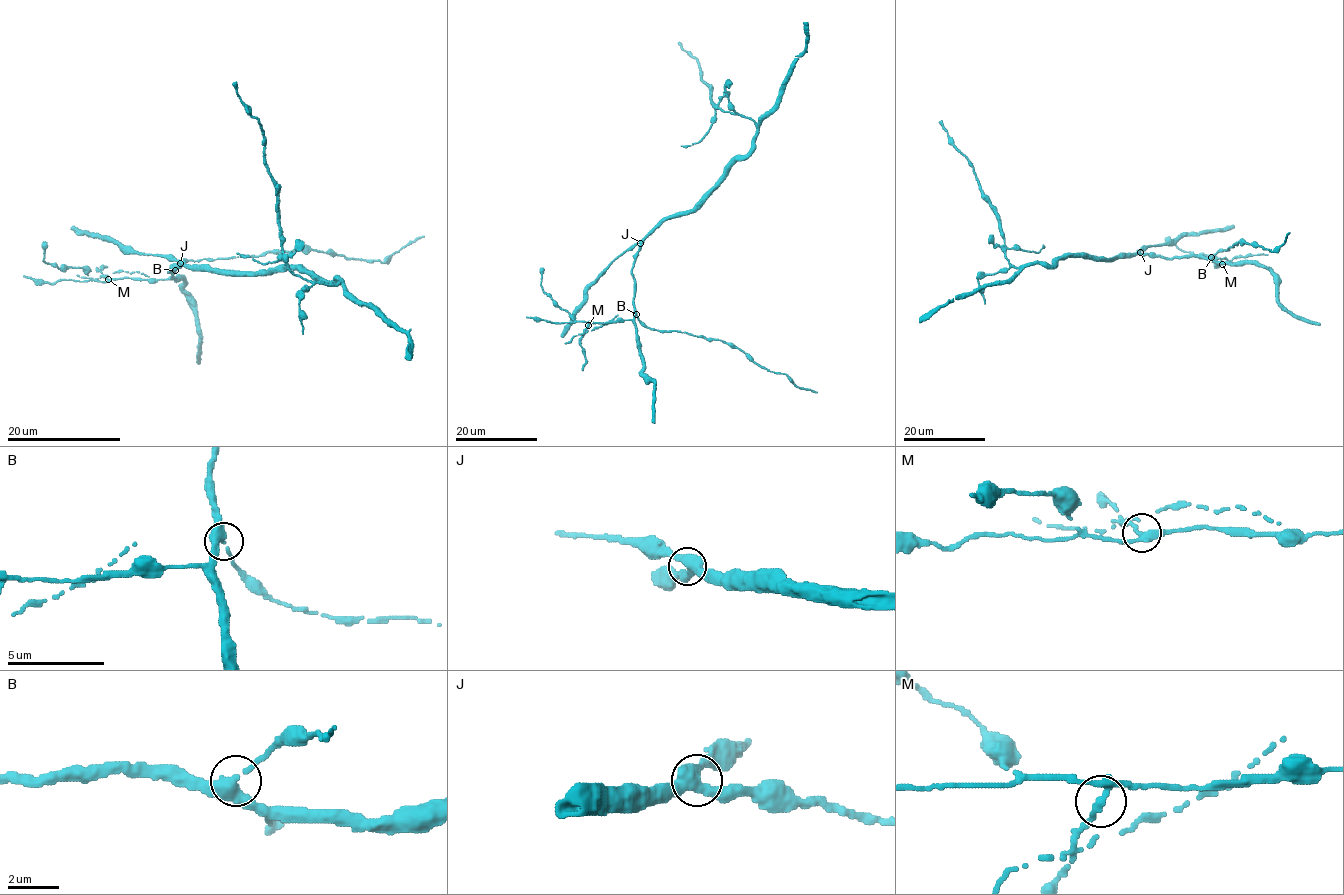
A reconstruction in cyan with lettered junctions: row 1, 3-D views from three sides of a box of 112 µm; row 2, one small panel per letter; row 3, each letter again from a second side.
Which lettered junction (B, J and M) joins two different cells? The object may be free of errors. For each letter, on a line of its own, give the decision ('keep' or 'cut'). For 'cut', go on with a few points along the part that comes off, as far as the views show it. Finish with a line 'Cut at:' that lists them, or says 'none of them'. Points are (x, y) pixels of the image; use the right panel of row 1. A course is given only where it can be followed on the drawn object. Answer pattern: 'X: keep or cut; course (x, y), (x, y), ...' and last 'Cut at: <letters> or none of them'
B: keep
J: keep
M: cut; course (1222, 263), (1234, 257), (1267, 254)
Cut at: M

